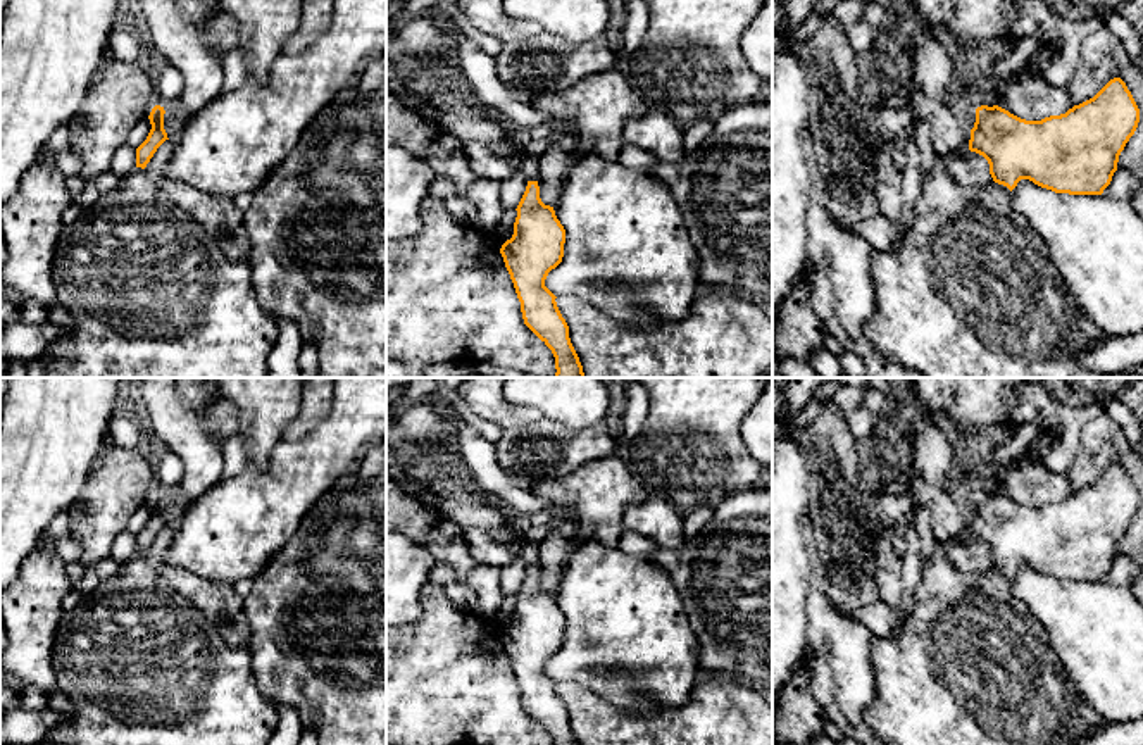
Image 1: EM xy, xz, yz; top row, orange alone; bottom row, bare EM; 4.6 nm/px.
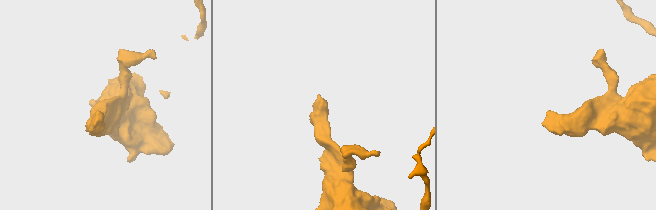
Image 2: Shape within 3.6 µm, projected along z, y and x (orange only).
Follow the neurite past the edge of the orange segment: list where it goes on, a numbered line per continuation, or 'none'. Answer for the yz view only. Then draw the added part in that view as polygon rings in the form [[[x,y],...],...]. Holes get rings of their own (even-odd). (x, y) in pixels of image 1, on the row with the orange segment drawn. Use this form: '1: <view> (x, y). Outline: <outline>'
1: yz (969, 290). Outline: [[[936,157],[928,179],[915,197],[915,216],[910,226],[903,228],[900,240],[883,252],[872,250],[871,269],[876,293],[876,310],[865,322],[865,335],[878,352],[888,360],[917,371],[924,378],[1105,378],[1100,372],[1084,369],[1076,364],[1074,357],[1103,338],[1103,331],[1084,317],[1072,293],[1065,288],[1059,269],[1043,240],[1031,229],[1027,221],[1012,207],[1012,193],[1007,186],[993,183],[990,186],[957,183],[946,171],[945,160]]]

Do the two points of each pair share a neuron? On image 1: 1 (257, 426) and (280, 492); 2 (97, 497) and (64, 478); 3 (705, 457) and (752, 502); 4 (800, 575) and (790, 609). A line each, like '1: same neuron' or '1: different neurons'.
1: different neurons
2: different neurons
3: different neurons
4: same neuron

